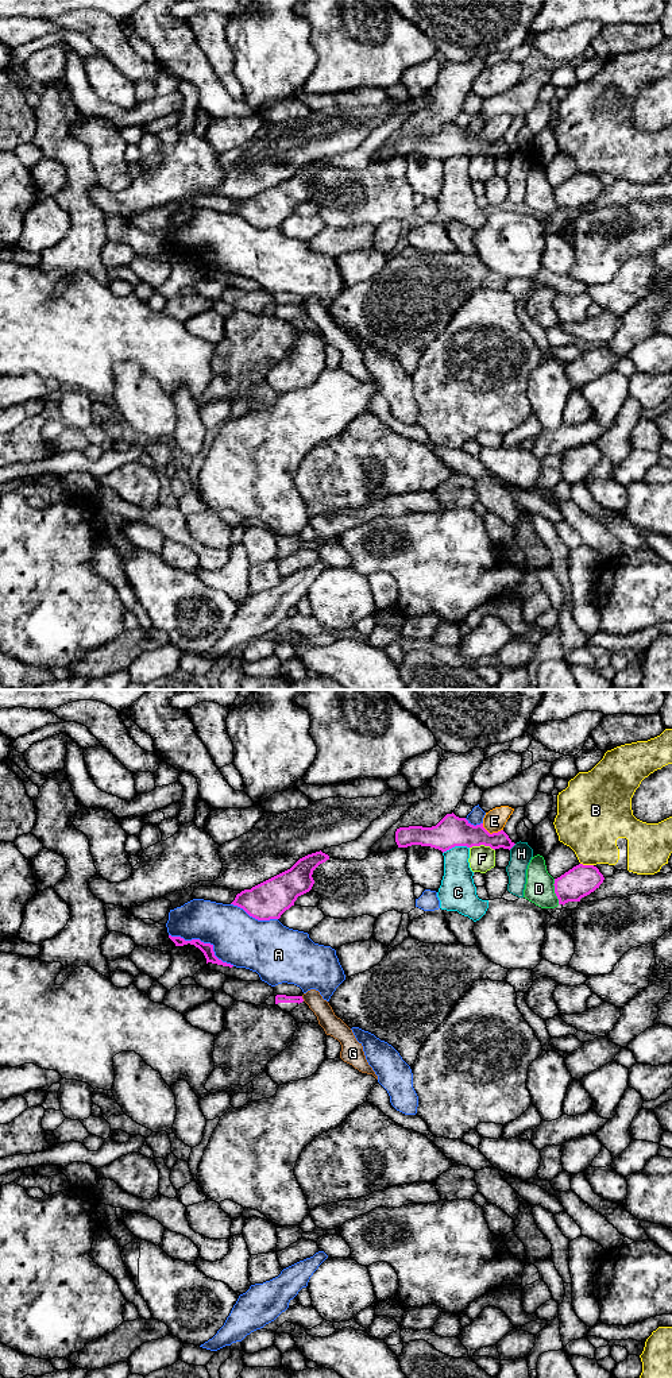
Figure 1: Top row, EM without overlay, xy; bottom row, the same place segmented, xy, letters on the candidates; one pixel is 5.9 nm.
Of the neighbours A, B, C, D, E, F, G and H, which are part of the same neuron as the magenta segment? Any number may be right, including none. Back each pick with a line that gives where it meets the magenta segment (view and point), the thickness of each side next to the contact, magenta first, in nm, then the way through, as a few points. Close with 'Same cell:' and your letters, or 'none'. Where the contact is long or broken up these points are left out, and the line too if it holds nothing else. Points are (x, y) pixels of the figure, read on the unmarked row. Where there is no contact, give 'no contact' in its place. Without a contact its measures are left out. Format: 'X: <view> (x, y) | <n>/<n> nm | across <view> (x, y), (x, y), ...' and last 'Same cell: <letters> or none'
Same cell: none

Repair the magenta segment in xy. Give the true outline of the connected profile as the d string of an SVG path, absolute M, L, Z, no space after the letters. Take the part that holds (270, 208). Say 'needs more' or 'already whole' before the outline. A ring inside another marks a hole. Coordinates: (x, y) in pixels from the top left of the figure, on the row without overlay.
already whole | M320 161L300 167L290 178L236 204L231 212L258 229L279 228L314 193L313 180L329 165Z

